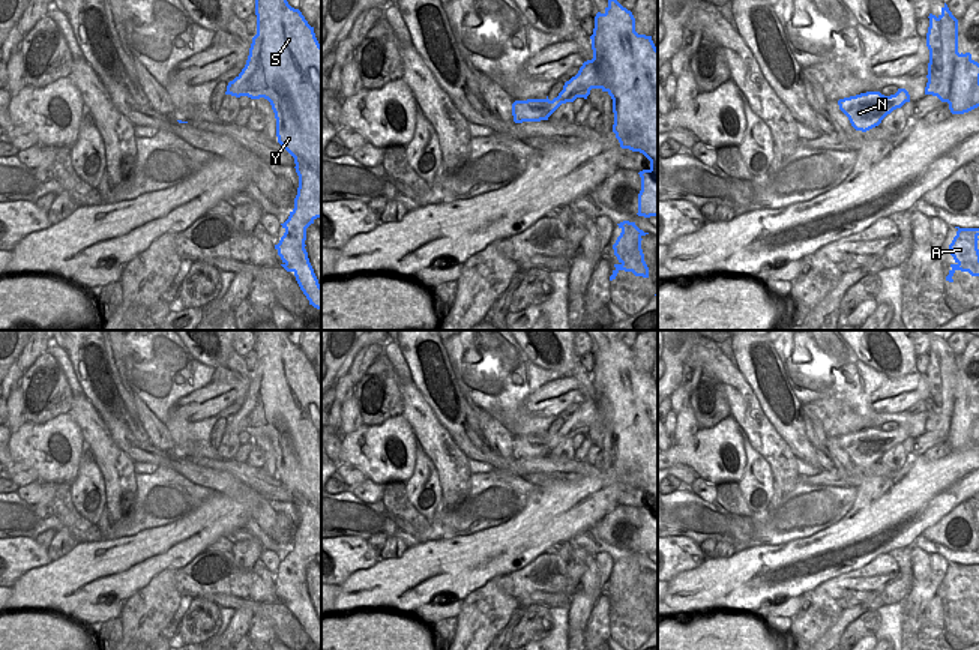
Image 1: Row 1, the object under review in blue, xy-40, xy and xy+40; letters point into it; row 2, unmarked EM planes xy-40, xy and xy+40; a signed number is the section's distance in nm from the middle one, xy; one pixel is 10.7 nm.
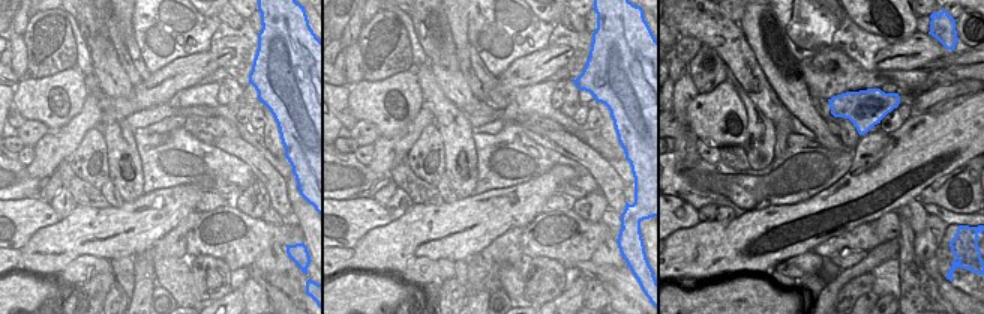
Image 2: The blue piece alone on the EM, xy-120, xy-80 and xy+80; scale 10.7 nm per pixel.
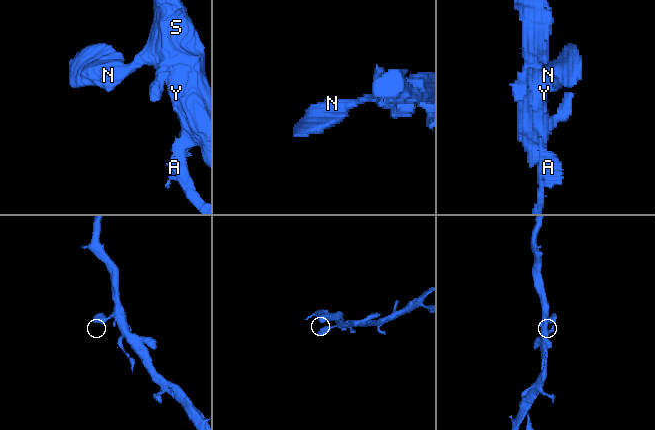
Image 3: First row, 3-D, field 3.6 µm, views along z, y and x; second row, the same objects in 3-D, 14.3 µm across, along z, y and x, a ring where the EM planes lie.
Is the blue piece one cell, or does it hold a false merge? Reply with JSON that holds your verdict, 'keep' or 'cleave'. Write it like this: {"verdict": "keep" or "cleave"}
{"verdict": "keep"}

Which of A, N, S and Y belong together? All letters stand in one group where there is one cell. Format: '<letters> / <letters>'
A N S Y

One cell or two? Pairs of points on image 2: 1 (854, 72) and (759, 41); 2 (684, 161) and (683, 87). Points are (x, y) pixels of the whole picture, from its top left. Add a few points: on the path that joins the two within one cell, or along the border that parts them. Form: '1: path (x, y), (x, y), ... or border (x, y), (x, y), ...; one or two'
1: border (798, 62), (809, 96); two
2: path (684, 143), (681, 105); one

